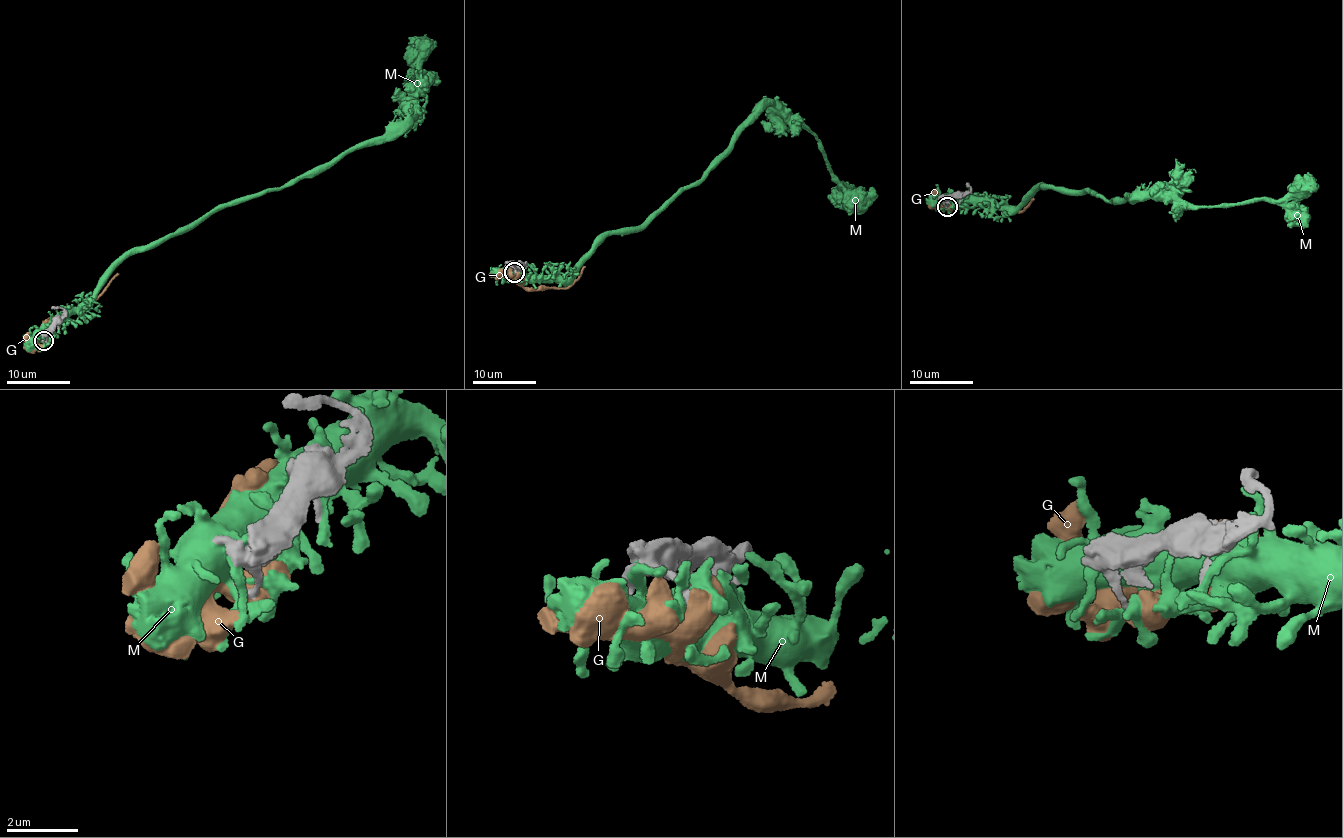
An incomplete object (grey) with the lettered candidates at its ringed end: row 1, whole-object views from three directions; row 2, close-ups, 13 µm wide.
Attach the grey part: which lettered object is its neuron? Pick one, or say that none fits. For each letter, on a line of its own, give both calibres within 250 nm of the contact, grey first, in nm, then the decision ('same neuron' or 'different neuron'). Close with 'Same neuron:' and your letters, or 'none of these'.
G: calibres 190 and 480 nm; same neuron
M: calibres 180 and 360 nm; different neuron
Same neuron: G

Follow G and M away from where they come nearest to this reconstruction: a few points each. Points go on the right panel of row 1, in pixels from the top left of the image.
G: (947, 207), (964, 198), (987, 201), (1017, 213), (1023, 212), (1033, 199)
M: (948, 206), (958, 200), (1009, 212), (1049, 187), (1112, 203), (1150, 198), (1219, 206), (1319, 186)

